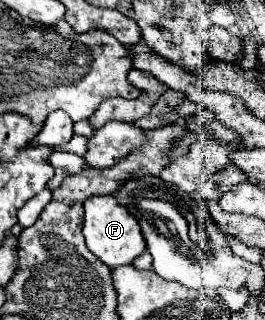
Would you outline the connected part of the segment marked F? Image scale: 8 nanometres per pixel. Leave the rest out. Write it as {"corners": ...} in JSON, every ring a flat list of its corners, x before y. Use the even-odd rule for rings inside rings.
{"corners":[[111,195,91,197,91,199,85,201,83,237,87,241,89,251,95,253,97,257,101,257,101,261,107,263,111,269,117,269,117,267,123,267,123,265,131,265,145,251,145,239,141,235,139,223]]}

